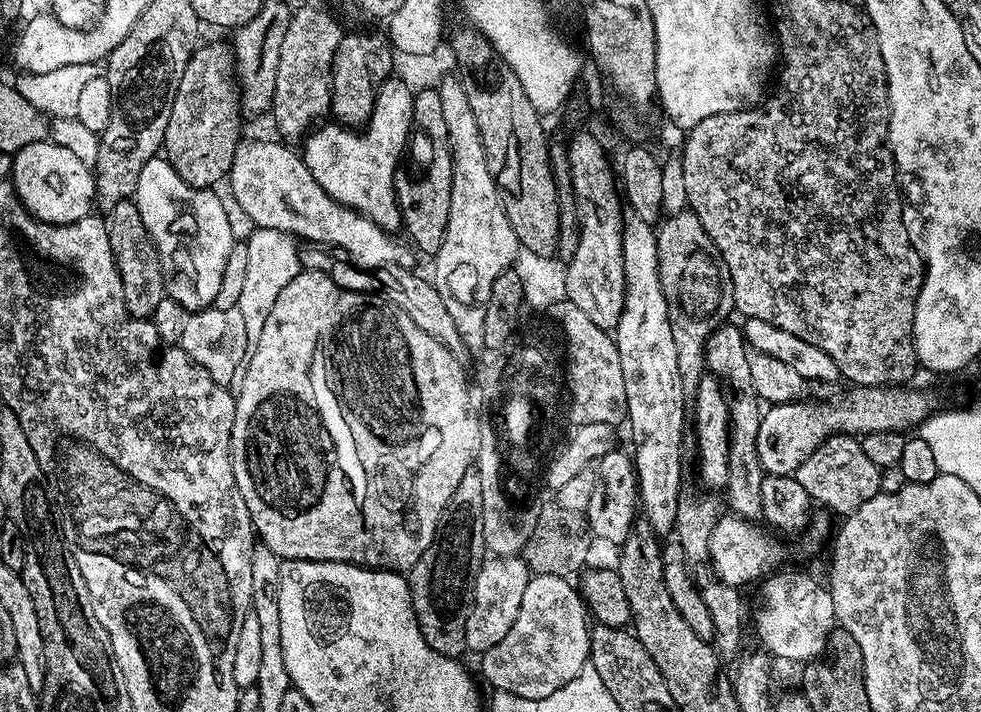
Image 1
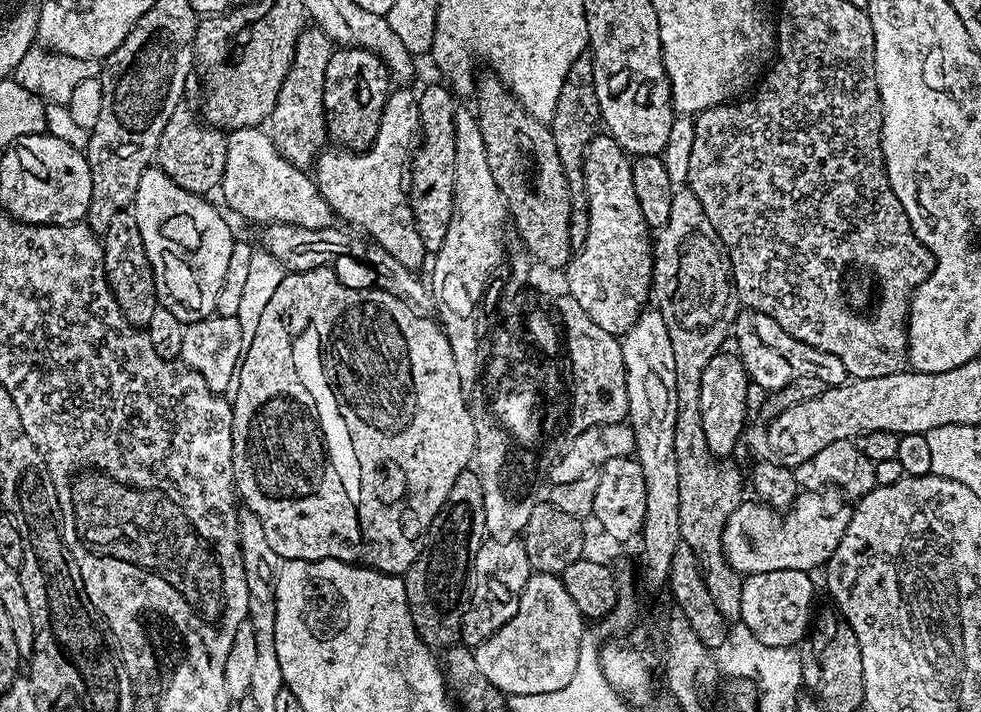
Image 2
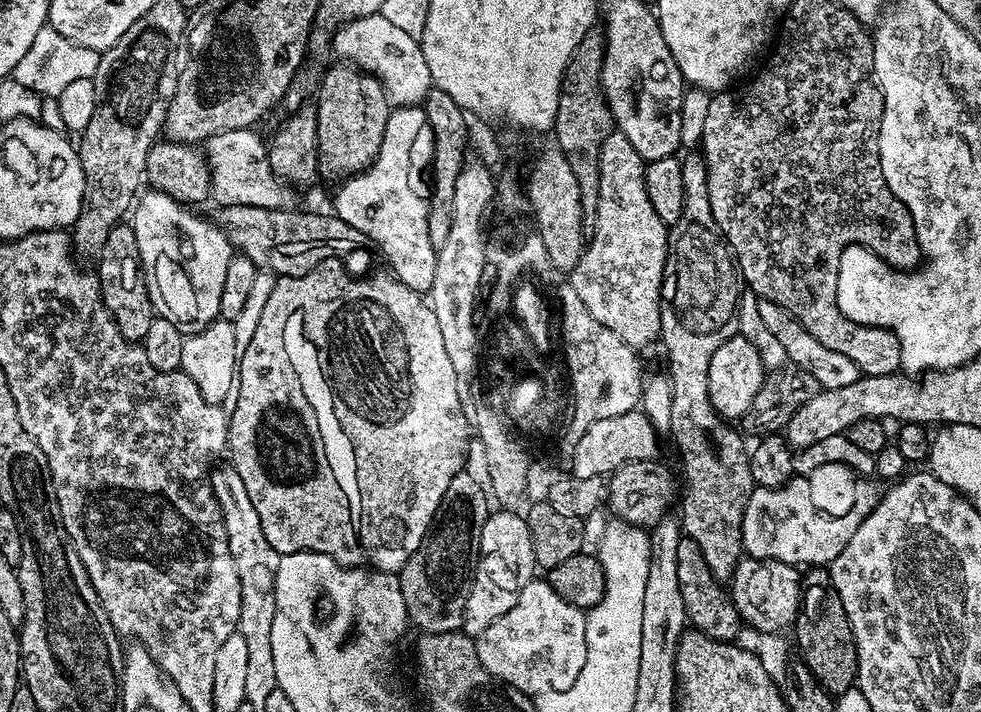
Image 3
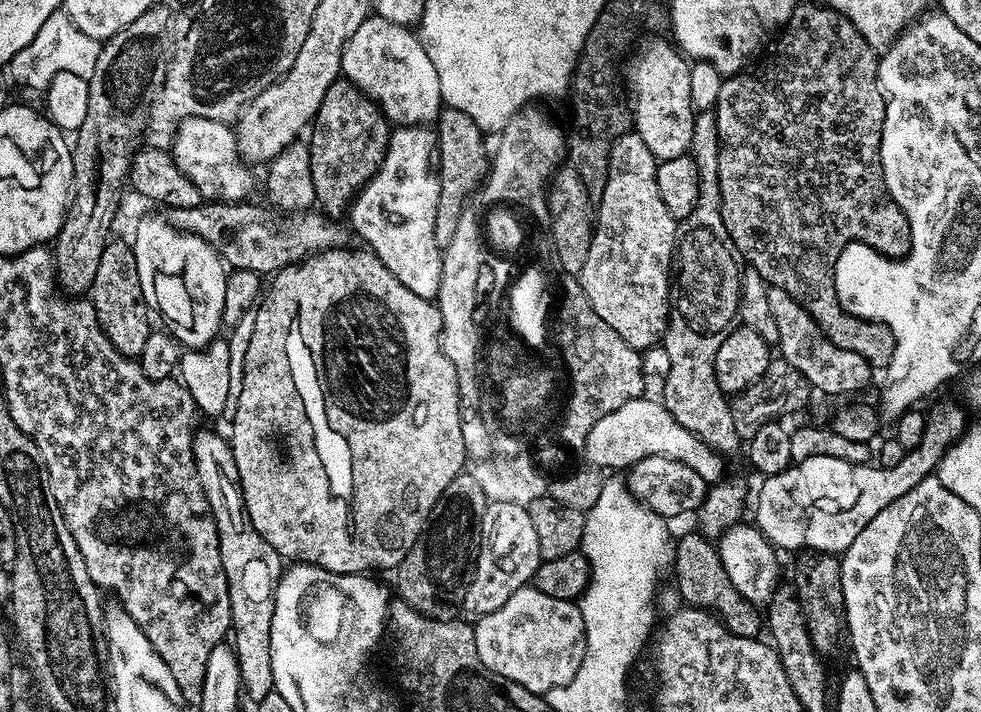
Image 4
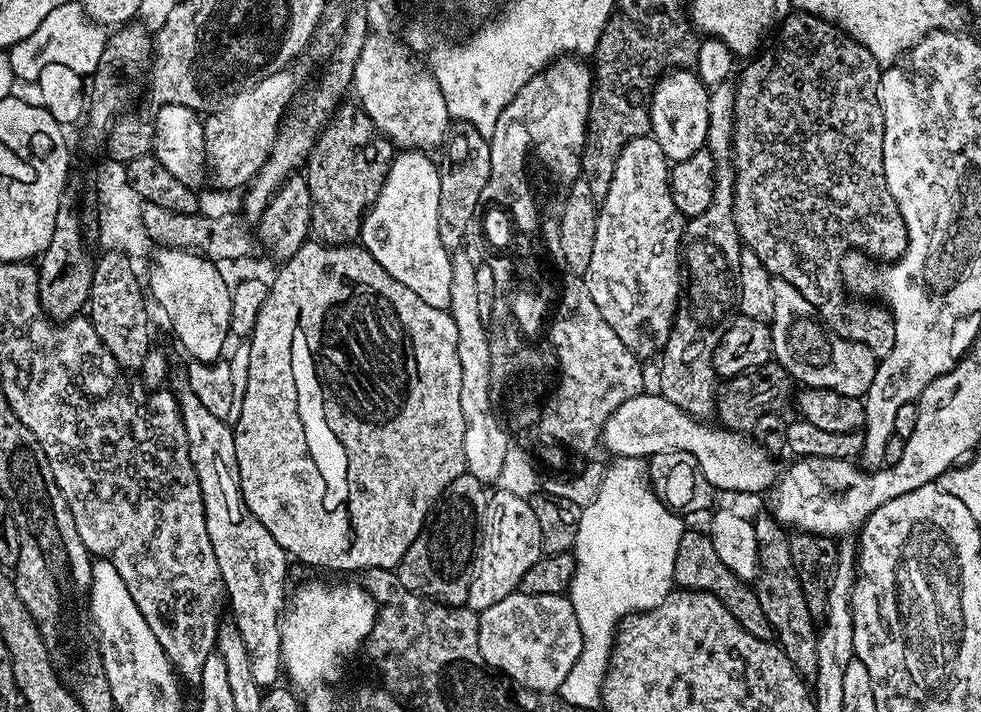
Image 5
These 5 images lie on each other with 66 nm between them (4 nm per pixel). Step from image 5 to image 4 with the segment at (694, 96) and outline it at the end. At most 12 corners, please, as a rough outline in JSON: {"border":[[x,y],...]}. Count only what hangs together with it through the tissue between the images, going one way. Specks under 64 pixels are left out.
{"border":[[652,34],[628,60],[630,120],[657,161],[691,149],[690,64]]}

